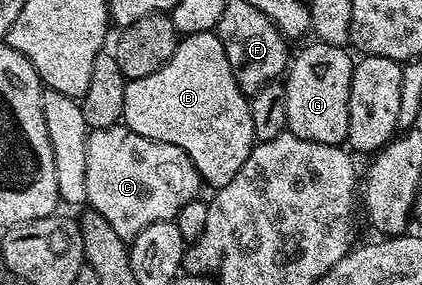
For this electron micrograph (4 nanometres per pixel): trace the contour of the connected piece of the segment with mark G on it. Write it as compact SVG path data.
M317 40L291 58L283 82L286 91L287 132L298 139L343 146L350 127L350 79L354 57L347 48Z

